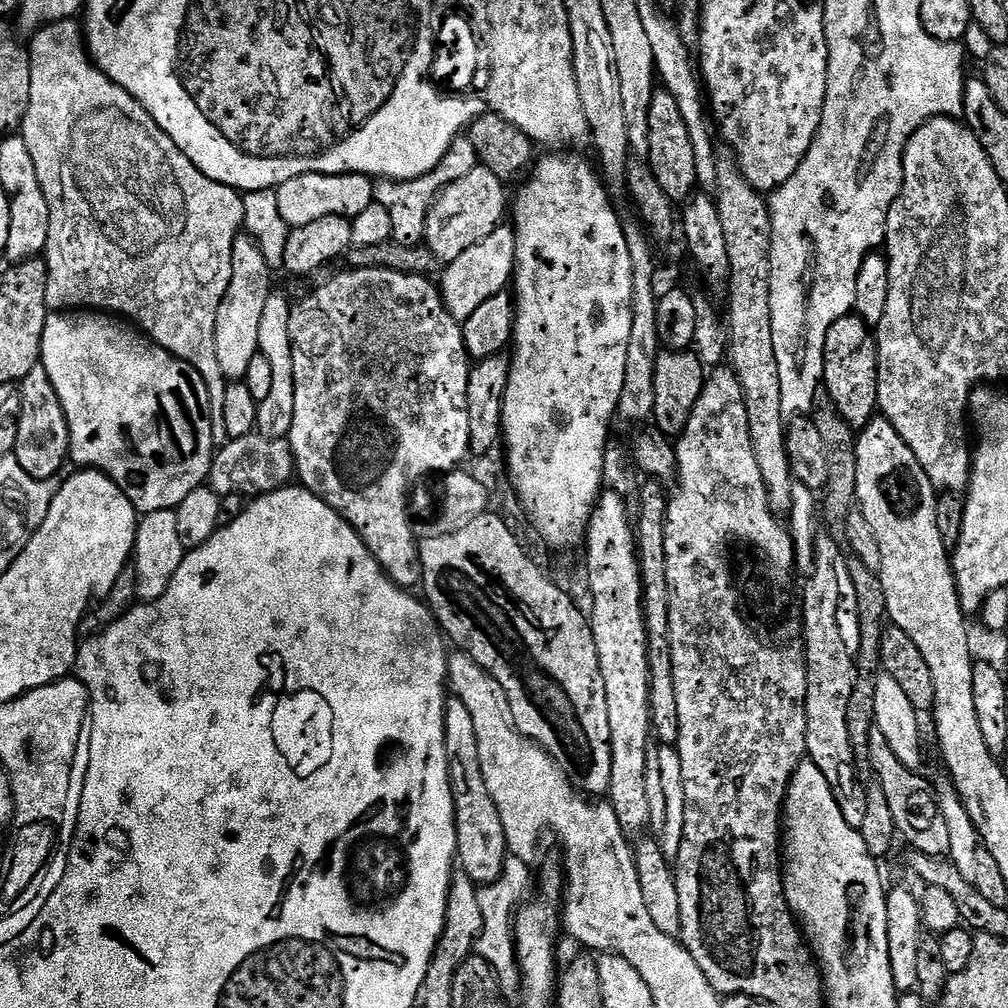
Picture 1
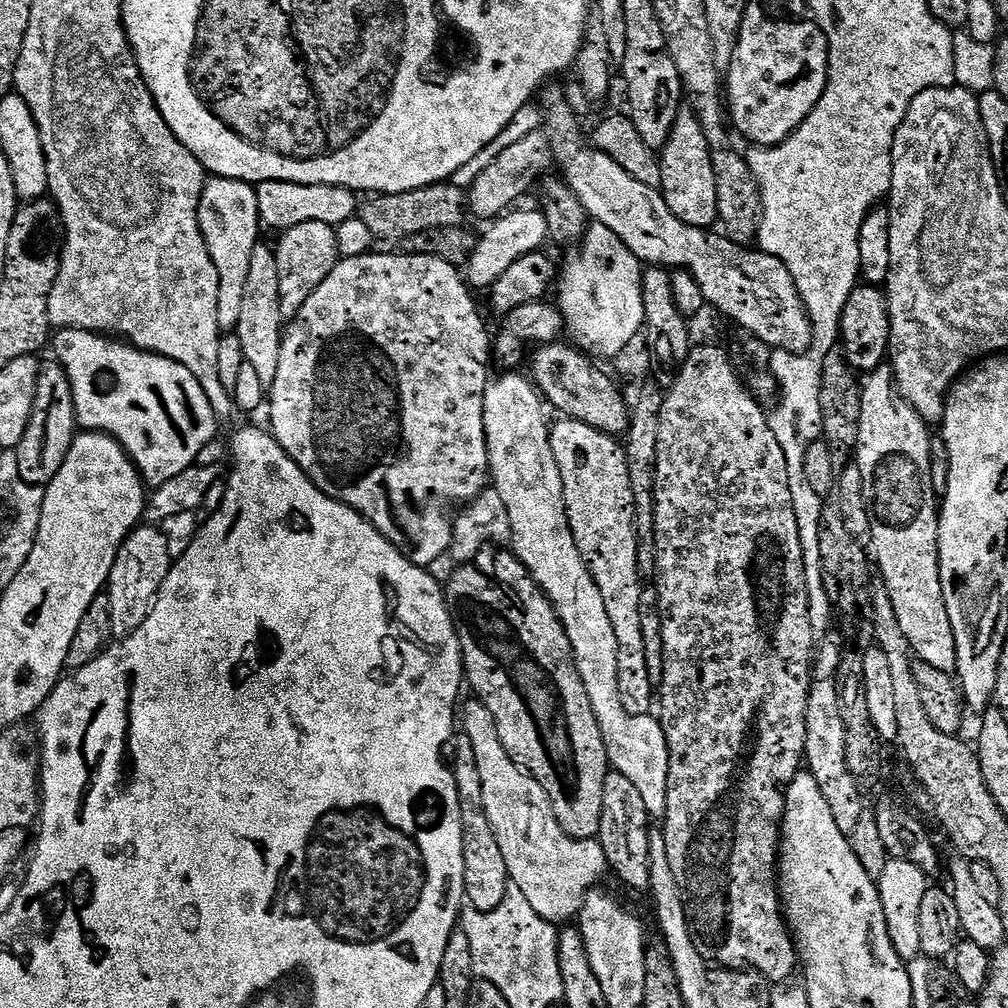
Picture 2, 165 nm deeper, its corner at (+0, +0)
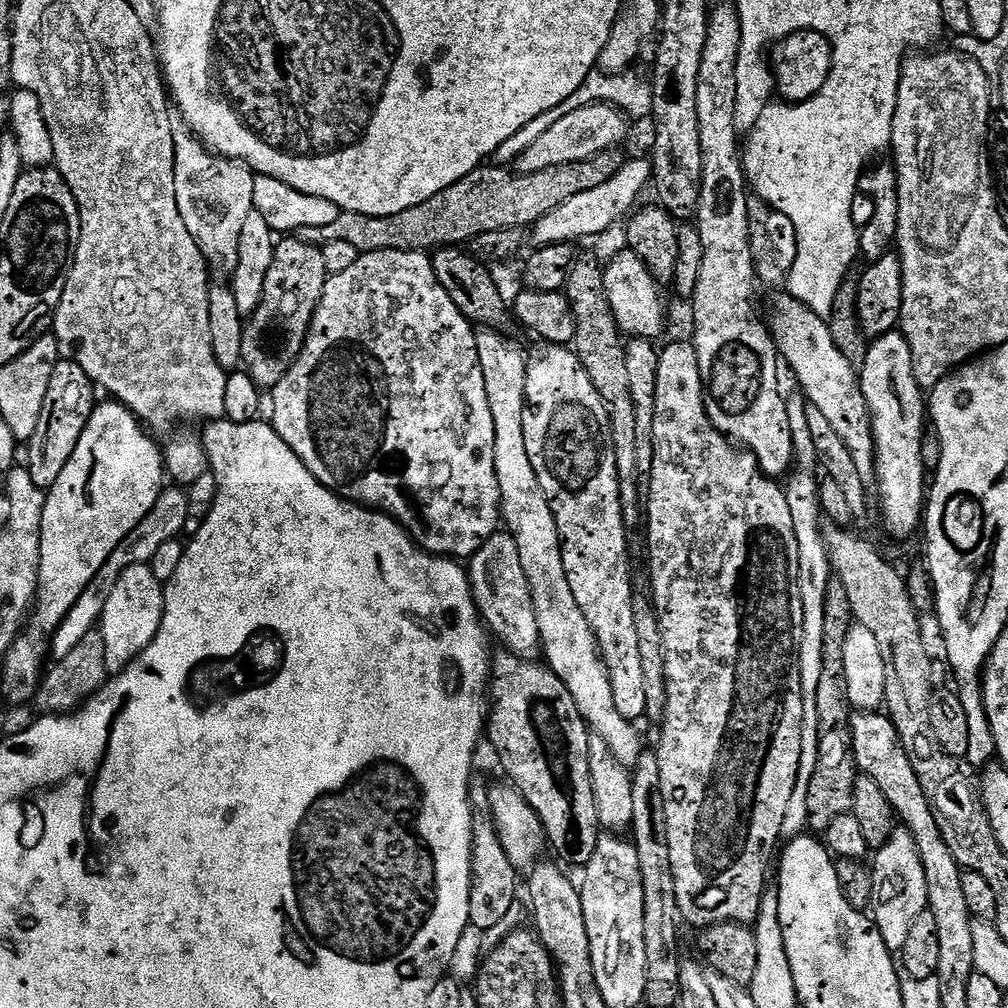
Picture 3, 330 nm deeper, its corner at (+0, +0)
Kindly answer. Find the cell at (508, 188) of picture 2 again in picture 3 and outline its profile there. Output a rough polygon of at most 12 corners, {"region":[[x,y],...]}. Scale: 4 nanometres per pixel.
{"region":[[615,104],[570,110],[520,156],[519,171],[582,161],[623,145]]}

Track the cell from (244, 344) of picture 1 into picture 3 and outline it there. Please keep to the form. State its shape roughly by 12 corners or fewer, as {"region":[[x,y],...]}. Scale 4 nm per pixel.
{"region":[[173,123],[174,194],[209,269],[238,266],[257,173]]}

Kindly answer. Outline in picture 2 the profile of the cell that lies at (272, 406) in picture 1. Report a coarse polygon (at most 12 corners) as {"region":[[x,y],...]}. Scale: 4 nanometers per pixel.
{"region":[[254,246],[234,334],[264,389],[278,374],[278,262]]}

